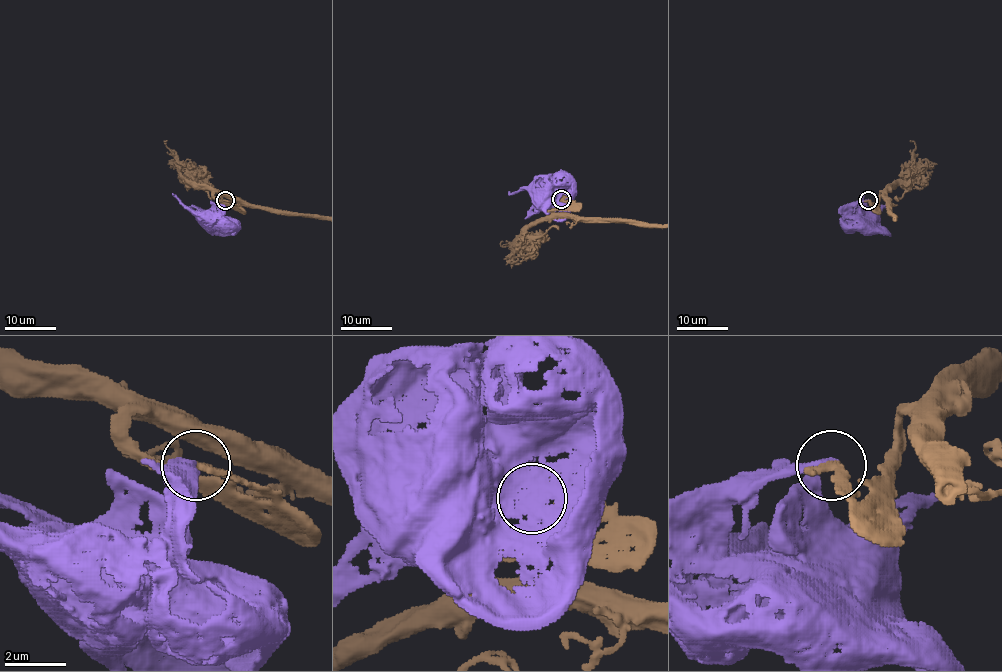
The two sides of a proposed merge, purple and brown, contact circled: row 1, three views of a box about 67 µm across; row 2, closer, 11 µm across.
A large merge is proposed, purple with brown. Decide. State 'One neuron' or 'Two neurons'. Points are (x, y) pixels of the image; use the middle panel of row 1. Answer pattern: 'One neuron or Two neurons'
One neuron

